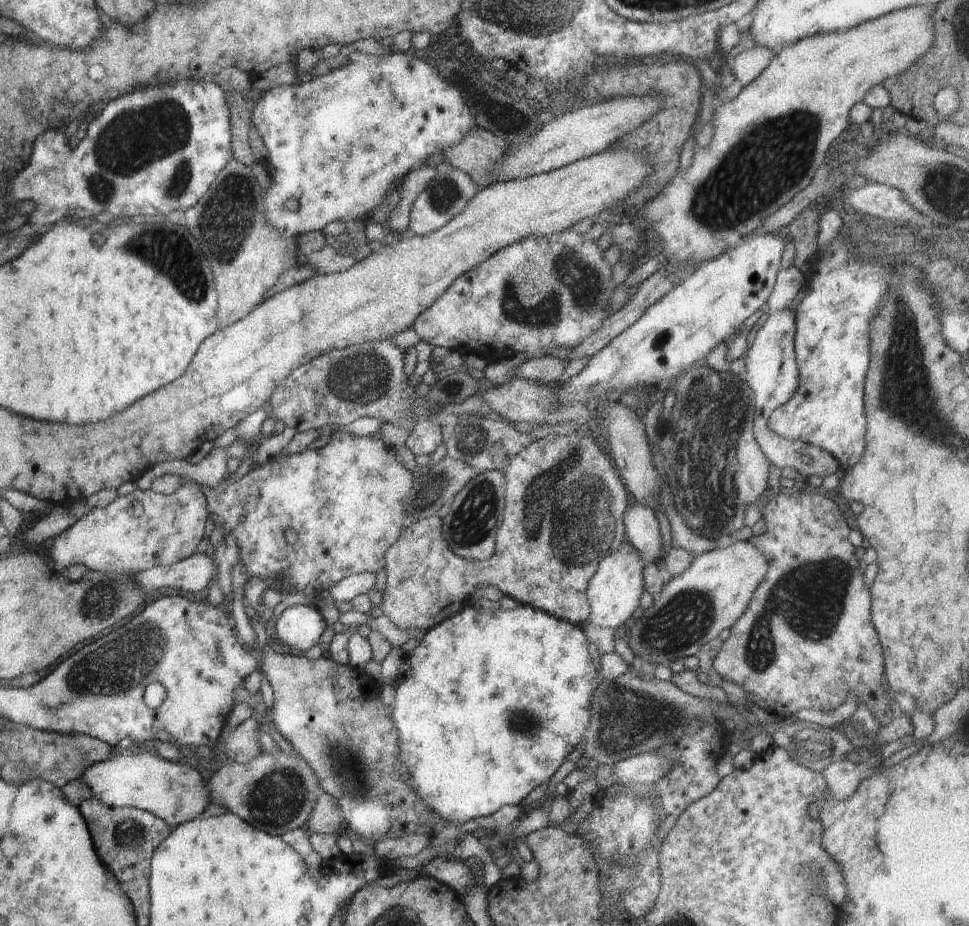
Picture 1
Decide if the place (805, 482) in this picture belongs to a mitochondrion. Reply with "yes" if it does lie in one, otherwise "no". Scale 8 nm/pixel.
no

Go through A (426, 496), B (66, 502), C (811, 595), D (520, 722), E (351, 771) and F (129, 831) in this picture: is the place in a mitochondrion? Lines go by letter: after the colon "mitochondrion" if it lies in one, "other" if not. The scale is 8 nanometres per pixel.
A: mitochondrion
B: other
C: mitochondrion
D: mitochondrion
E: mitochondrion
F: mitochondrion

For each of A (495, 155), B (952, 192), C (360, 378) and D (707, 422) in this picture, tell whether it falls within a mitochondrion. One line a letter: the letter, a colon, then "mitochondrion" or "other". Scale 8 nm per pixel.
A: other
B: mitochondrion
C: mitochondrion
D: mitochondrion

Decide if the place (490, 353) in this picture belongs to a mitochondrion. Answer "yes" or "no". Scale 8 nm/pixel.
no

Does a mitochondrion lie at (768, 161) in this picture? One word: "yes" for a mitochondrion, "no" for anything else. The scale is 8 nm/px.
yes

